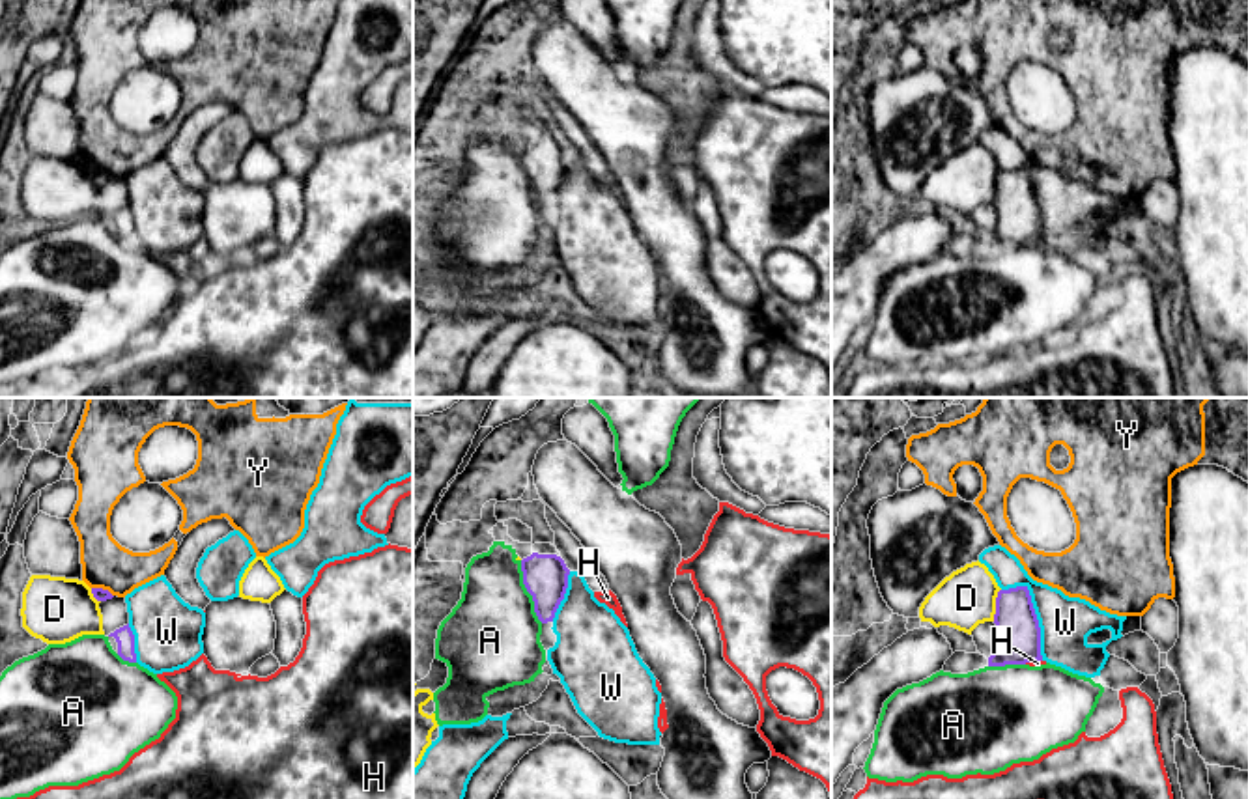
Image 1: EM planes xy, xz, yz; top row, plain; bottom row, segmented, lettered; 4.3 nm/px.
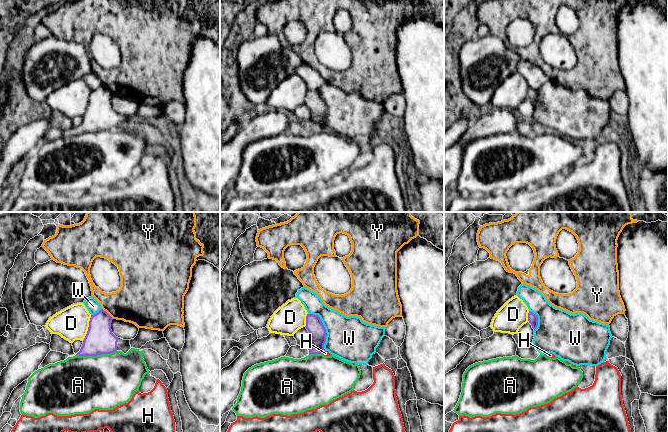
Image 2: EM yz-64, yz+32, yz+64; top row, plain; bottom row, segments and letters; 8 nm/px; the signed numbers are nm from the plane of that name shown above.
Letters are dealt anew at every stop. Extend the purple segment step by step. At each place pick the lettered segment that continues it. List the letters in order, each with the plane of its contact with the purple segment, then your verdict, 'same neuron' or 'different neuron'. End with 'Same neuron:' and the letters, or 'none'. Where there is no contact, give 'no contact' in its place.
A: xz | different neuron
D: yz | different neuron
H: yz | different neuron
W: yz | different neuron
Y: xy | different neuron
Same neuron: none

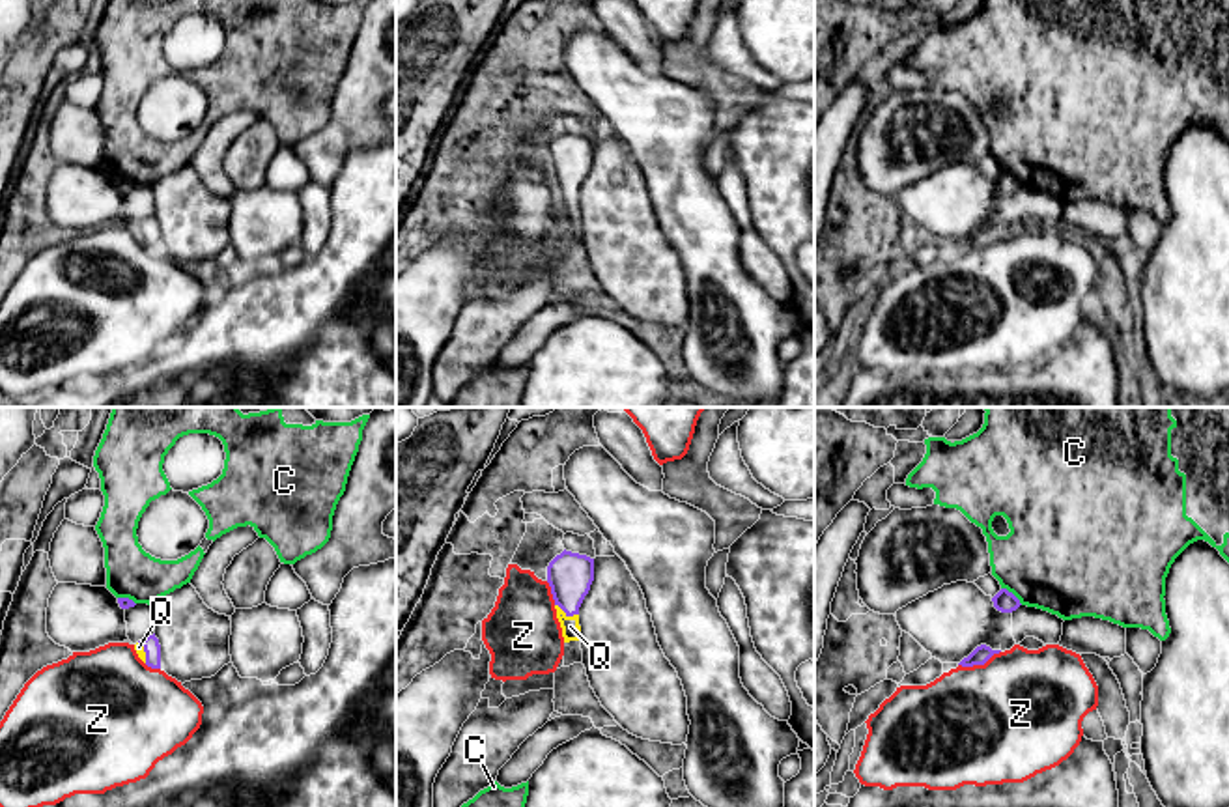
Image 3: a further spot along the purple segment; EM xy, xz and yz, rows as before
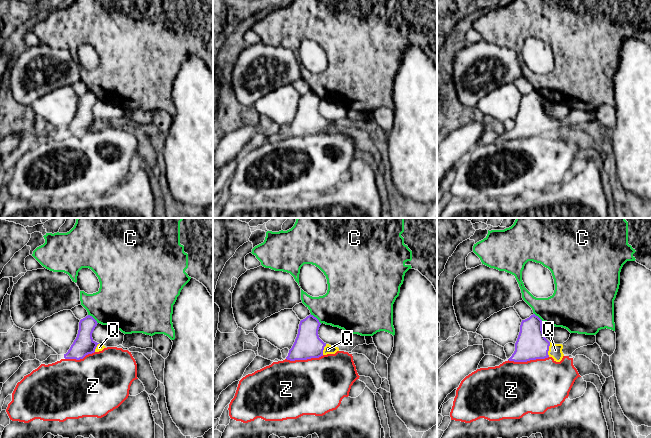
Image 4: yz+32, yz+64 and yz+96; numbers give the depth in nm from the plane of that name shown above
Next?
C: yz | different neuron
Q: xz | same neuron
Z: yz | different neuron
Same neuron: Q

